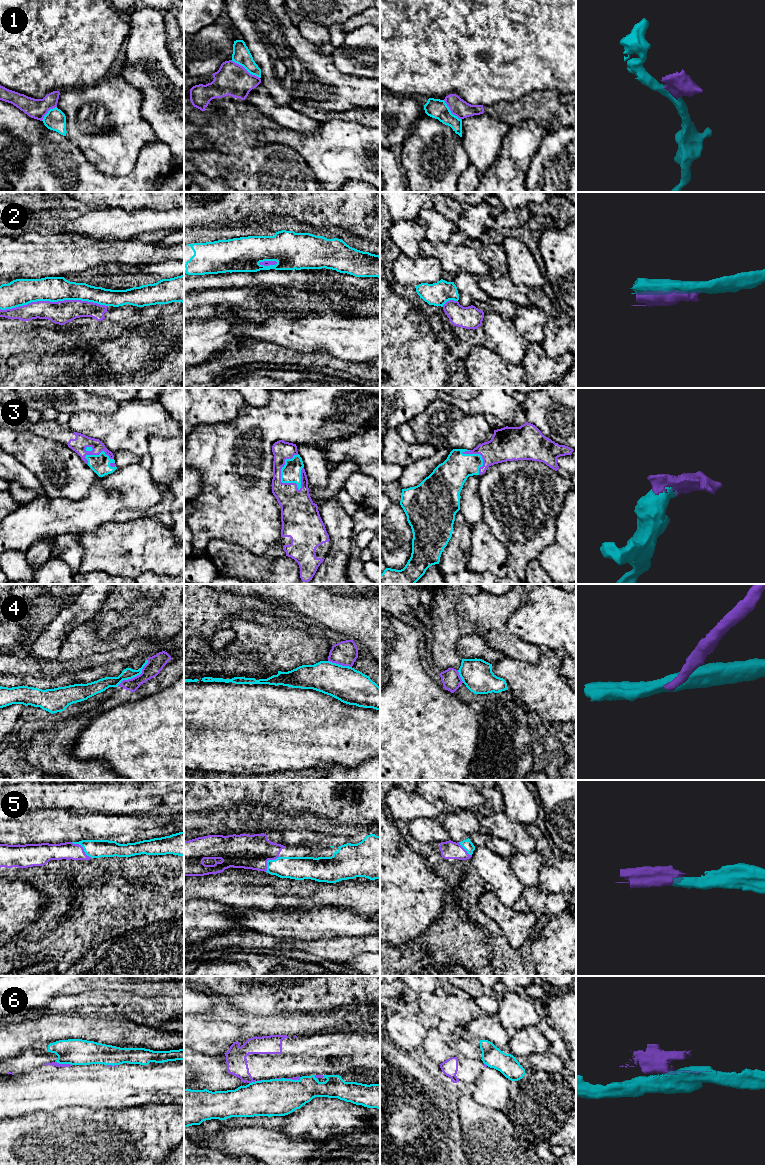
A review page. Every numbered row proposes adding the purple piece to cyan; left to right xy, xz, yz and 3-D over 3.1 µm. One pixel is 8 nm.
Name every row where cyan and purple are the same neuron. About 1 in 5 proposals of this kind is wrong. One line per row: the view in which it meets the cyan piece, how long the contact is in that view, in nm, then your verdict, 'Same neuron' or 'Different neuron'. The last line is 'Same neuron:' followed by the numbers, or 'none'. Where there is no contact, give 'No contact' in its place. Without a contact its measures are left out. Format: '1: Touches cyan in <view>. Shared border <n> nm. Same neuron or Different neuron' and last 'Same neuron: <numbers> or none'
1: Touches cyan in xz. Shared border 280 nm. Different neuron
2: Touches cyan in xy. Shared border 850 nm. Different neuron
3: Touches cyan in xz. Shared border 300 nm. Same neuron
4: Touches cyan in xy. Shared border 320 nm. Different neuron
5: Touches cyan in xy. Shared border 220 nm. Same neuron
6: Touches cyan in xy. Shared border 140 nm. Different neuron
Same neuron: 3, 5

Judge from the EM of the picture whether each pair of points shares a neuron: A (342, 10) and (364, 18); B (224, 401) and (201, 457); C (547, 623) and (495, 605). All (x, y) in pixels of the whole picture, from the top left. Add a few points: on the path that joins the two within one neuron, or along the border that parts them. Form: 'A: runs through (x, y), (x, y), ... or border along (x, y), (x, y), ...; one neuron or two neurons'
A: border along (365, 10), (350, 16), (342, 24); two neurons
B: border along (237, 415), (231, 422), (196, 425), (194, 427); two neurons
C: border along (524, 600), (507, 621), (507, 630), (513, 635); two neurons

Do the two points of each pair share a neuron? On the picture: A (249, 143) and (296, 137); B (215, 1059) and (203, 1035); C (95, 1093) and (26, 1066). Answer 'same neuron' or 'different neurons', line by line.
A: different neurons
B: different neurons
C: different neurons

